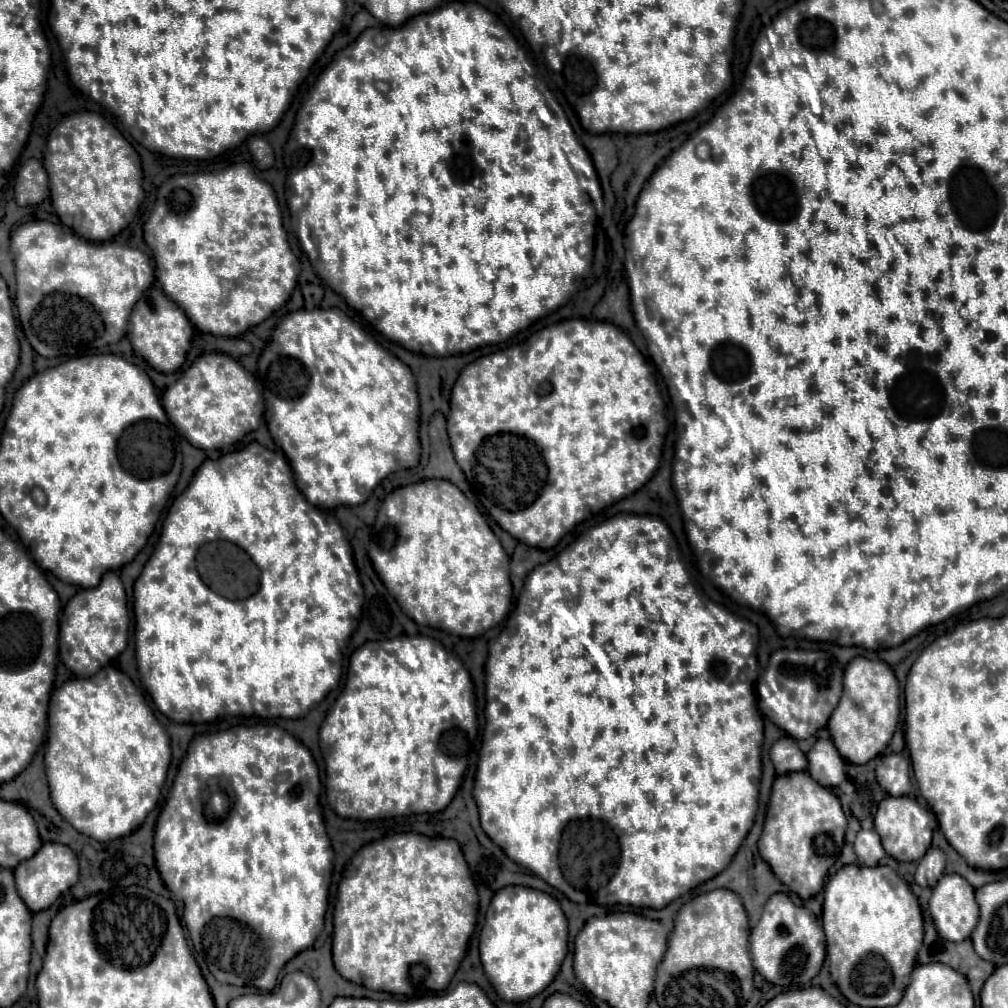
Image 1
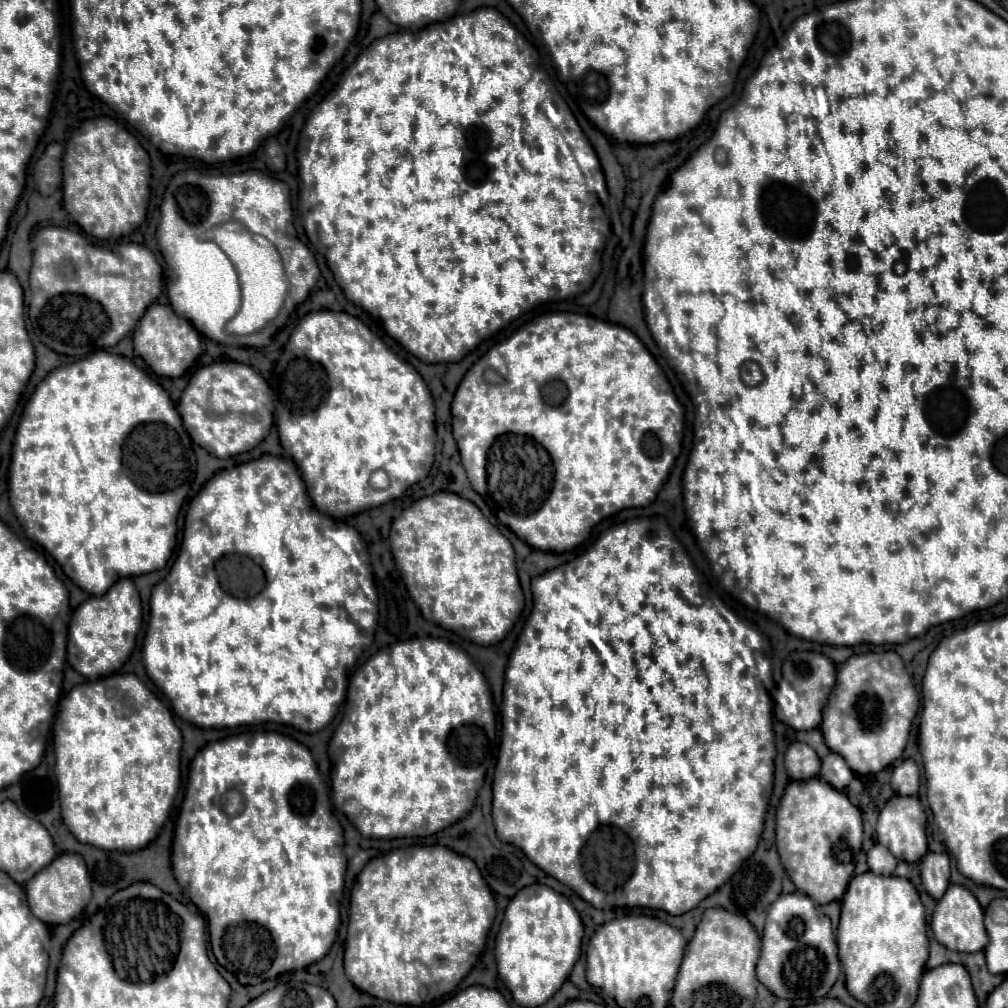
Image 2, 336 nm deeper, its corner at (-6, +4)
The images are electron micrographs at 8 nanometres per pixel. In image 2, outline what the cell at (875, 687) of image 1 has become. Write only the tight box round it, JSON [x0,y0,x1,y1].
[821,651,919,775]

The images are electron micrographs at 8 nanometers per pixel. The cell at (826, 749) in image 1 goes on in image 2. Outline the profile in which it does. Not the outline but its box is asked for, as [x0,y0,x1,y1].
[819,753,853,789]

